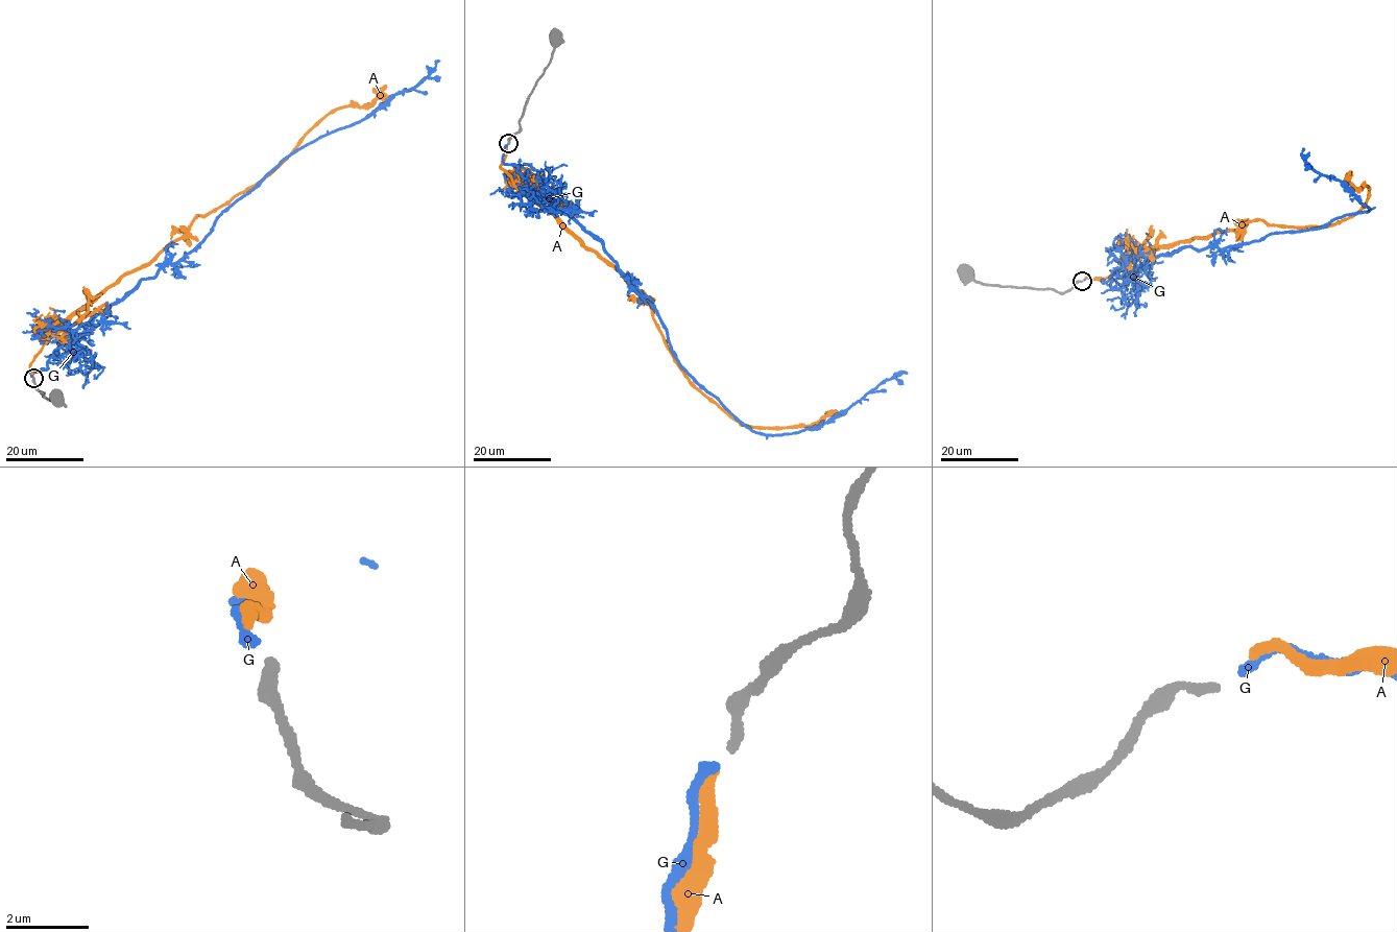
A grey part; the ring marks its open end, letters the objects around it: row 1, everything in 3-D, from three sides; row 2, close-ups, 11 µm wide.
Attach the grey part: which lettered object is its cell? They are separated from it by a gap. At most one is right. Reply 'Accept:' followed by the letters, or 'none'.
Accept: G

